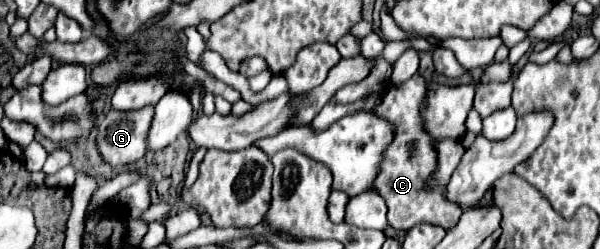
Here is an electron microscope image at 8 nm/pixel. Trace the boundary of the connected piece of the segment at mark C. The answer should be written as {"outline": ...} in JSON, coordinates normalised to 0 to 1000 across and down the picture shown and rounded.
{"outline":[[[692,297],[668,345],[652,345],[625,458],[645,466],[658,498],[658,578],[645,602],[645,643],[638,651],[638,699],[628,707],[625,755],[645,811],[645,884],[658,924],[682,924],[698,892],[735,908],[738,924],[758,916],[768,867],[768,827],[742,803],[735,771],[708,771],[705,739],[728,667],[728,610],[718,610],[718,562],[698,514],[698,434],[705,426],[708,313]]]}

